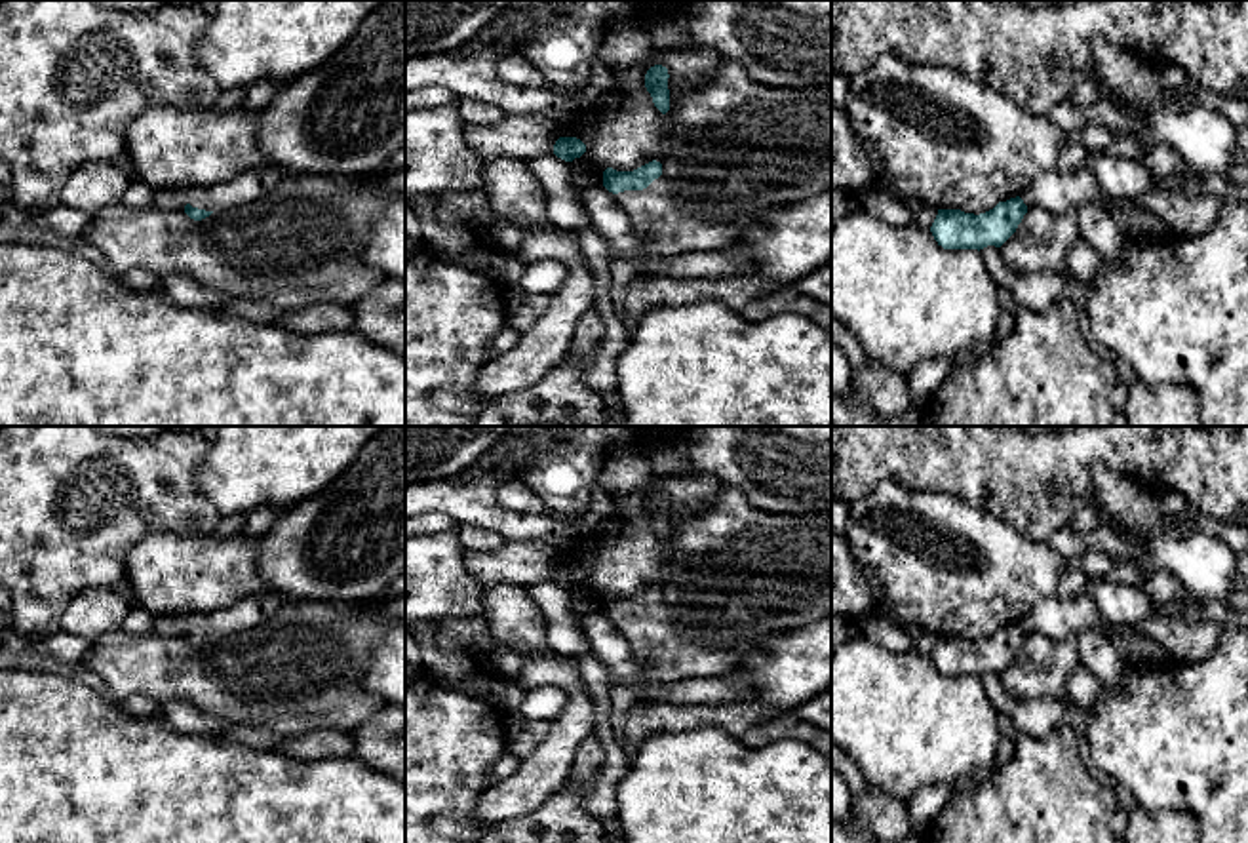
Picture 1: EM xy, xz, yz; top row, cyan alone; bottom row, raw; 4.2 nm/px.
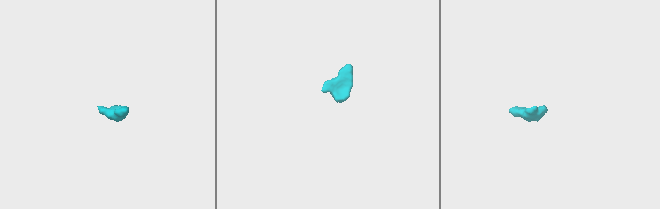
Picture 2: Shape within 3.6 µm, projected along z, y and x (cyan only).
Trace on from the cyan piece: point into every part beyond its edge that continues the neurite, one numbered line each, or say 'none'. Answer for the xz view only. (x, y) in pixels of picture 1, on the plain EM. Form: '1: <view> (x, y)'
1: xz (657, 642)

